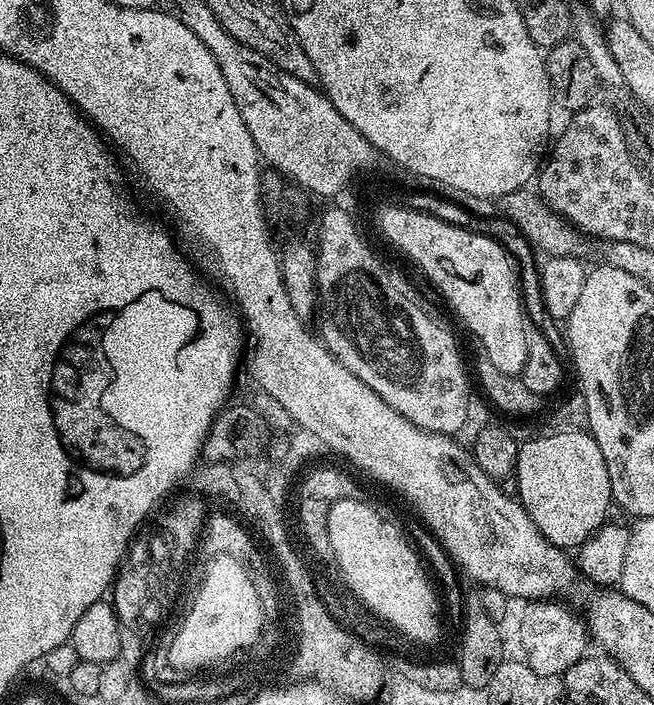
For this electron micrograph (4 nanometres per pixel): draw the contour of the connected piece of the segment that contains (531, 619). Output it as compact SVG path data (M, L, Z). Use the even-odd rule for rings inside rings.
M528 602L520 616L520 644L524 647L523 659L541 678L563 677L567 668L584 659L589 651L590 637L579 615L576 616L560 602Z

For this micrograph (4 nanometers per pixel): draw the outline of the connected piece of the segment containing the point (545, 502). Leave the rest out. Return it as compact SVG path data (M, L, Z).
M548 432L543 435L520 444L514 473L518 499L526 514L530 514L534 526L538 526L540 533L550 543L565 550L576 550L609 519L608 507L611 509L614 504L610 490L610 474L606 470L606 462L602 459L602 450L598 450L598 442L594 442L591 432Z

